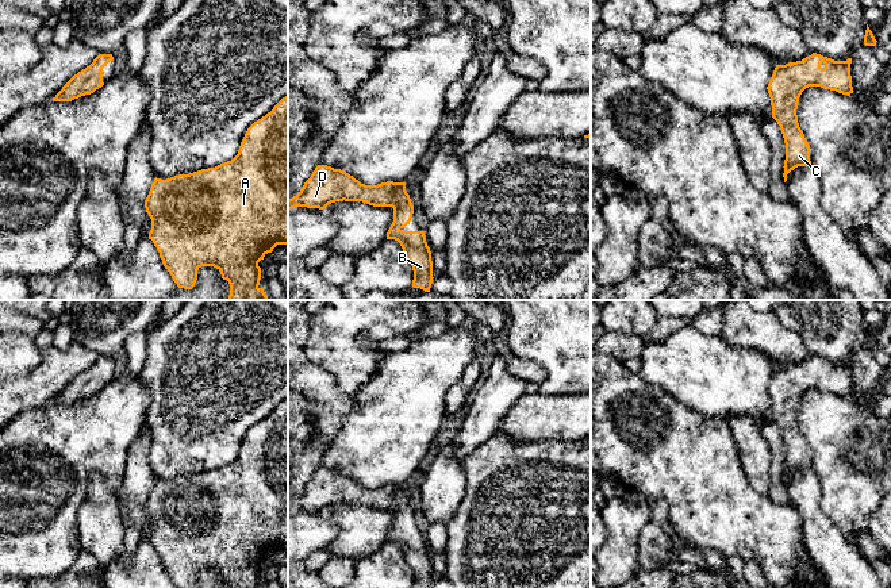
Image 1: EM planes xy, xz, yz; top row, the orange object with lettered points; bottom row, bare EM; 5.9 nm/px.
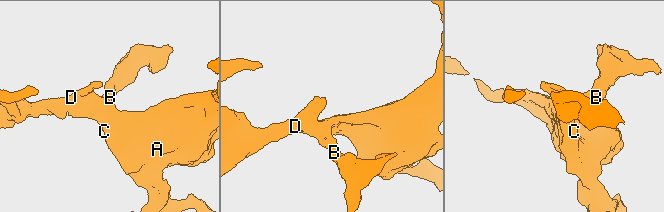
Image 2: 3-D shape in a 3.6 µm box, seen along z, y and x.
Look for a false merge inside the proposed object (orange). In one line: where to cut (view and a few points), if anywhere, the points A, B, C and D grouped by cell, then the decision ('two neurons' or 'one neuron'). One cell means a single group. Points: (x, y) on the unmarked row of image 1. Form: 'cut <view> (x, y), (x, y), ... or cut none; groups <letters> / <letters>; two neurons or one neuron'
cut none; groups A B C D; one neuron

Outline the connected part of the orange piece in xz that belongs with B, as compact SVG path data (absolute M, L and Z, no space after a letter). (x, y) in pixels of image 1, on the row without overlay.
M318 468L300 495L288 503L288 514L295 510L324 512L335 504L362 504L373 510L392 510L393 524L387 542L400 546L406 562L414 573L412 588L431 588L433 564L425 534L403 534L410 527L414 508L406 485L387 484L365 488L349 476L327 468Z

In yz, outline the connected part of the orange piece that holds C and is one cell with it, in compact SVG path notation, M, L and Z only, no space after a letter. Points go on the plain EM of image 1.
M813 356L802 364L776 368L767 392L772 420L780 428L786 446L784 485L795 470L811 468L810 449L796 418L802 395L809 389L821 389L842 397L853 396L850 366L852 361L834 364Z

